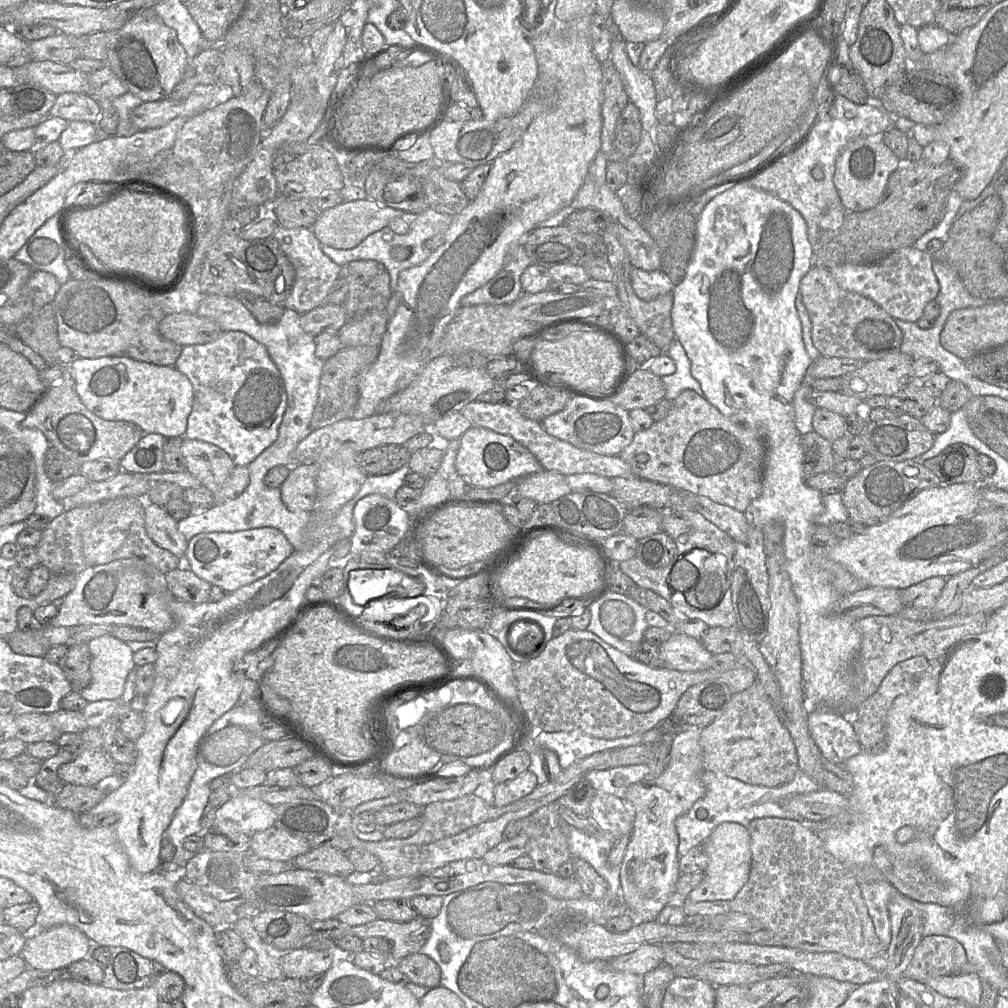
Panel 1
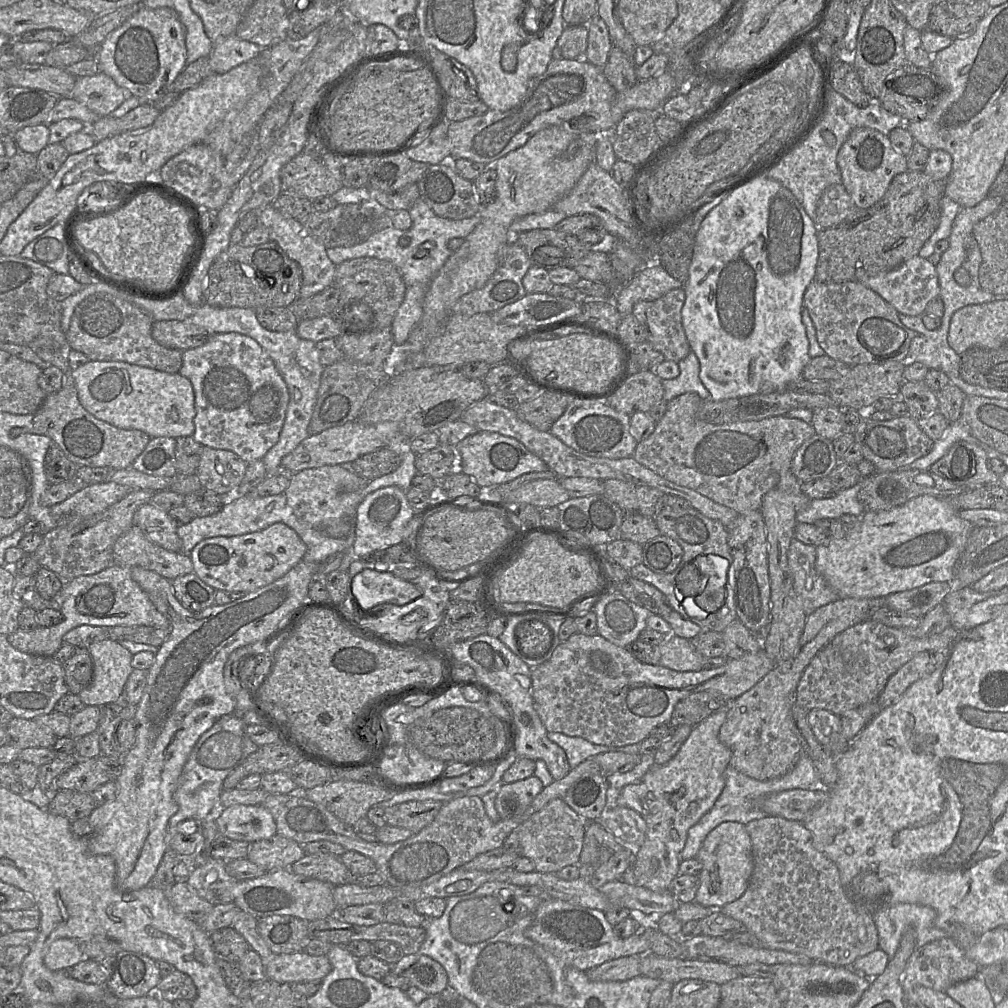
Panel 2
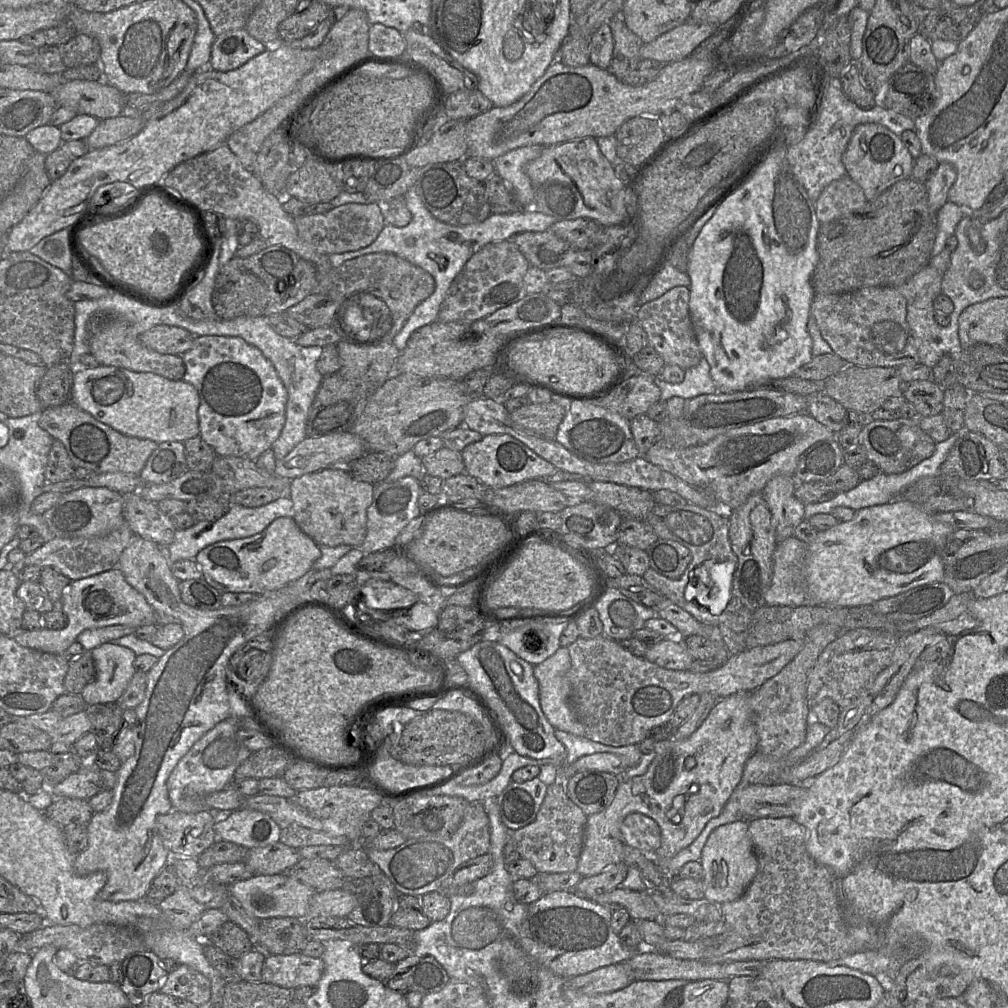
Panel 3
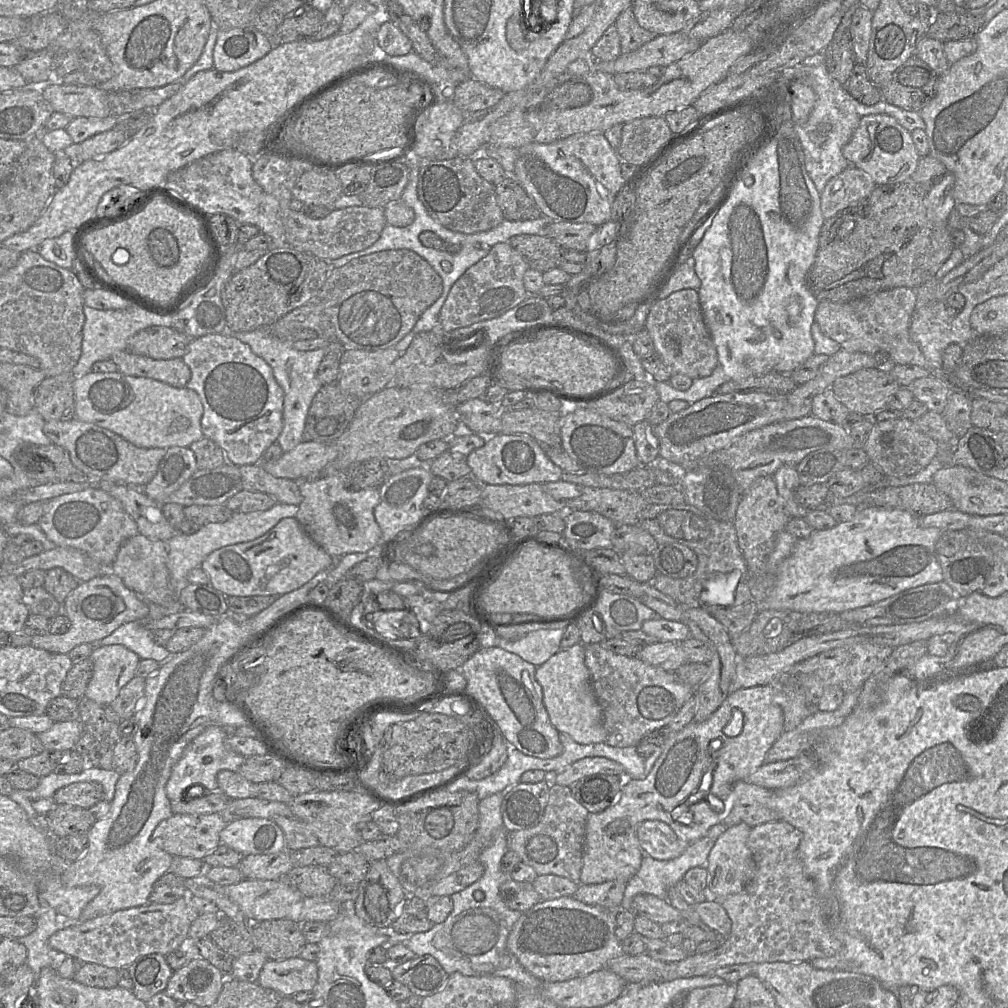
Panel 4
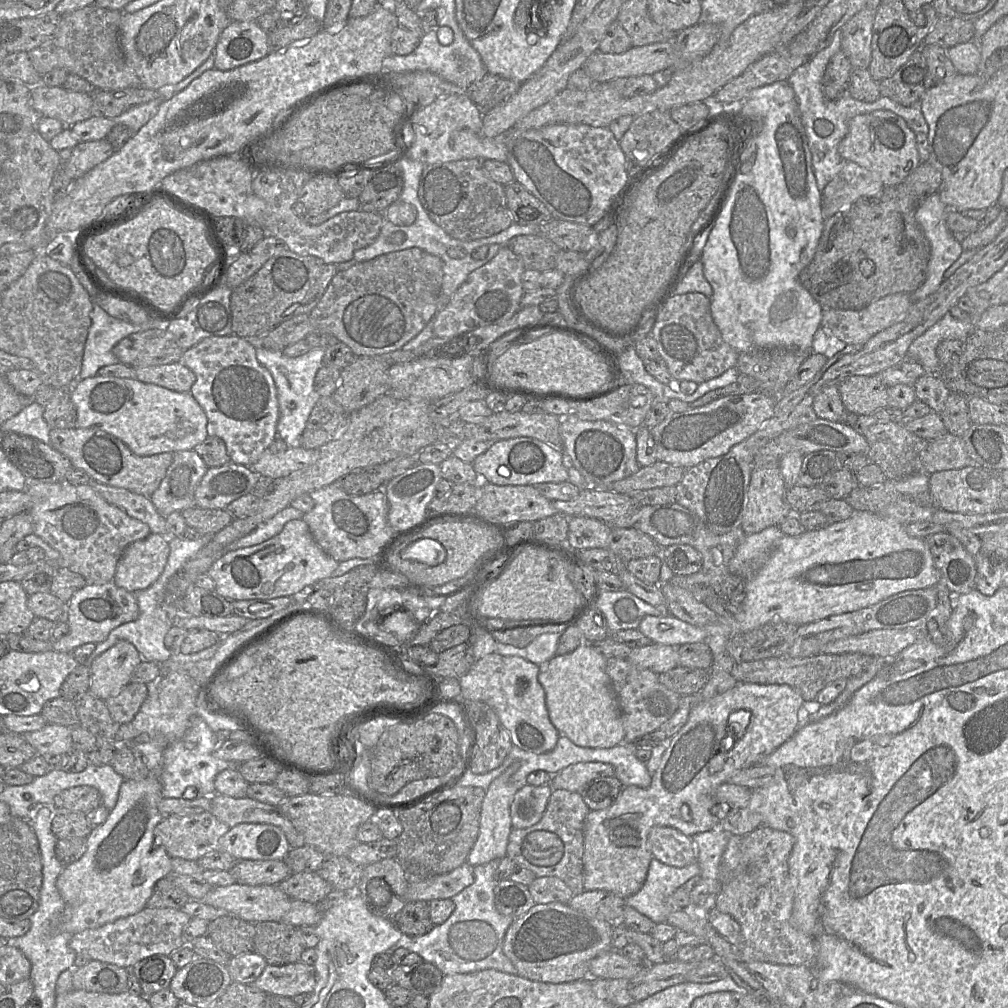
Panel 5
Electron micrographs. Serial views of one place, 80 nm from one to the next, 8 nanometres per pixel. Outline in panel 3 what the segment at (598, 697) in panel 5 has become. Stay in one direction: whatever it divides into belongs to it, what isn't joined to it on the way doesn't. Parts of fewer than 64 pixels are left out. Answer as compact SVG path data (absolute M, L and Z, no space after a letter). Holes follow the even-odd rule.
M559 647L552 656L533 667L533 675L539 685L540 707L548 722L557 730L584 737L585 726L578 720L571 705L571 685L567 679L570 667L568 648Z

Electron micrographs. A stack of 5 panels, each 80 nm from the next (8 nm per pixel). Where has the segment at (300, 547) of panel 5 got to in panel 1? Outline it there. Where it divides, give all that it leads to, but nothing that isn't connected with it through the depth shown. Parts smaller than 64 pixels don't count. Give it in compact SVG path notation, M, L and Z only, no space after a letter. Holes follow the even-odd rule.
M272 527L238 532L200 533L188 541L184 565L211 585L233 592L267 576L293 552L294 547L285 535Z

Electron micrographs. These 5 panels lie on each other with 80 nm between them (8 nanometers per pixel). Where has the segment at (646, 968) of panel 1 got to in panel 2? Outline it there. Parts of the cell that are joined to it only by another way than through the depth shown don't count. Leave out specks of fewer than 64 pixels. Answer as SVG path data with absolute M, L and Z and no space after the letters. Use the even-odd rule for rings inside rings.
M640 957L618 958L585 972L592 981L626 981L640 975Z

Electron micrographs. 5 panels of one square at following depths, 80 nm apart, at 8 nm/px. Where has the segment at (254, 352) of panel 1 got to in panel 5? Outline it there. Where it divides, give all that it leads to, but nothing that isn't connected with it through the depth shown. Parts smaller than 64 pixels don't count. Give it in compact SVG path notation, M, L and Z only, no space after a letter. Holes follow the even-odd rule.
M233 334L209 337L184 351L179 362L195 374L190 393L206 413L208 436L224 441L230 462L251 467L277 437L279 419L277 389L271 373L257 360L256 348Z

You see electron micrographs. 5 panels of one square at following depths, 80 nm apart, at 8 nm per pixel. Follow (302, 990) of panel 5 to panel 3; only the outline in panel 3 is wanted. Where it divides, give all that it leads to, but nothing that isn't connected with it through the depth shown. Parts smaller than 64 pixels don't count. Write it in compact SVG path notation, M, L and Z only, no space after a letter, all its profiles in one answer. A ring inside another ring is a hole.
M301 952L291 955L266 955L261 981L287 989L315 987L324 971L322 958L313 958Z

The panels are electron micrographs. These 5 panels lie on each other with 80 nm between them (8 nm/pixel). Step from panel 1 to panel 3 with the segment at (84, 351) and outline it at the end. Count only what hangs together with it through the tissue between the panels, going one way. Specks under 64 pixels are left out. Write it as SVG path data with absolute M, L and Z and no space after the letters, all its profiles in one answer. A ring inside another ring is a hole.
M97 311L87 321L88 344L100 365L125 368L134 372L150 372L170 380L182 380L185 364L182 356L158 353L140 341L136 329L114 312Z

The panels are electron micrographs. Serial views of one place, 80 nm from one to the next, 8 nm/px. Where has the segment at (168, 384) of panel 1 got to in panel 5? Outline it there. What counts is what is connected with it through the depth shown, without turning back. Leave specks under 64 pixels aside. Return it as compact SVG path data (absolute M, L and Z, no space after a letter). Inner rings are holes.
M95 375L74 386L71 400L77 410L77 427L105 431L124 442L138 456L193 450L208 437L206 413L190 392L172 391L136 378Z

